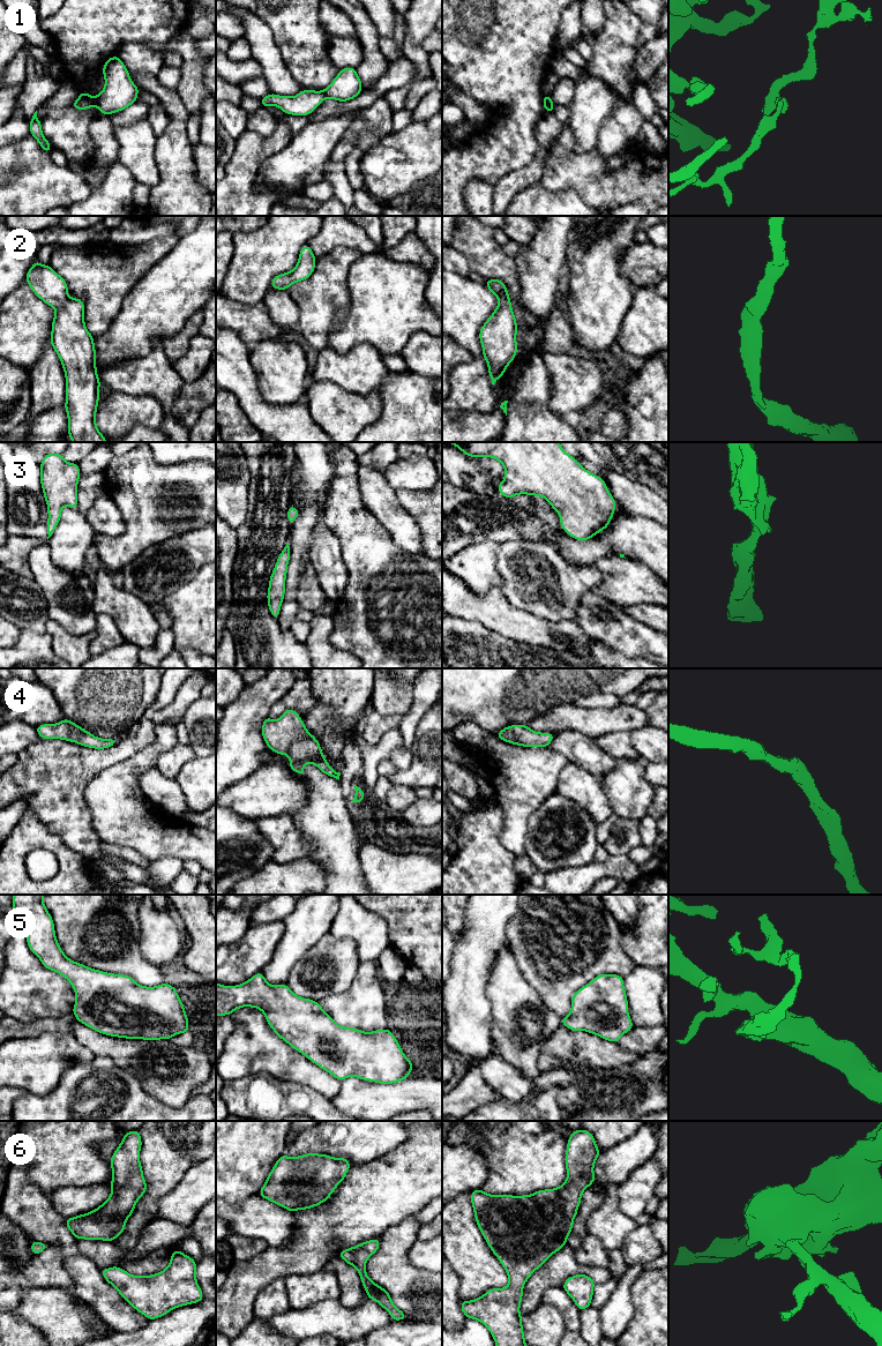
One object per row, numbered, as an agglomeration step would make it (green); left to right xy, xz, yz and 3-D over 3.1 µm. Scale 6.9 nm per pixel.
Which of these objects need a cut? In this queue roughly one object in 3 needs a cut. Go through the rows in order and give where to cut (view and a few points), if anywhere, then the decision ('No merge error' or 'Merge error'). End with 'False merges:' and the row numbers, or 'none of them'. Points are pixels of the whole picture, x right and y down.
1: Split along xy (96, 97), (97, 103). Merge error
2: No split. No merge error
3: No split. No merge error
4: No split. No merge error
5: No split. No merge error
6: No split. No merge error
False merges: 1

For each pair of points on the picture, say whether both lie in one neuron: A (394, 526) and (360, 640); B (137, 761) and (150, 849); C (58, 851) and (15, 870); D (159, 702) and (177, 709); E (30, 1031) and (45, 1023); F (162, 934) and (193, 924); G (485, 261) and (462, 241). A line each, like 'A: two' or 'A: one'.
A: two
B: one
C: one
D: two
E: one
F: two
G: one

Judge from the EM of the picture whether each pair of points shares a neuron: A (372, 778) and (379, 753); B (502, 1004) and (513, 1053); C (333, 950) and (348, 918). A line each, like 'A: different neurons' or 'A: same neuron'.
A: same neuron
B: same neuron
C: different neurons

